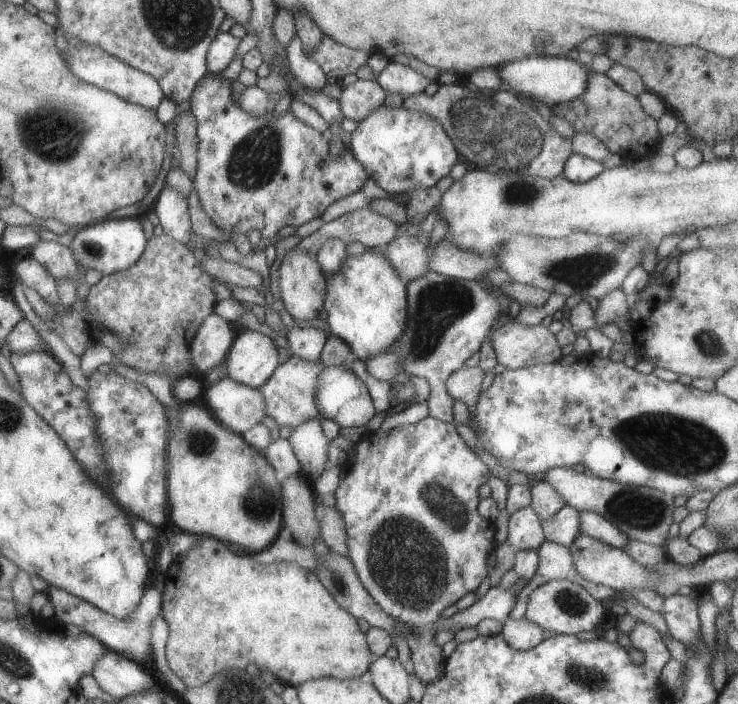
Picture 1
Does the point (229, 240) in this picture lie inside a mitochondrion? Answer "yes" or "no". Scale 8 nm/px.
no

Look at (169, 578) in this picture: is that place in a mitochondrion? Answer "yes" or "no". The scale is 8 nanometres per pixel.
no

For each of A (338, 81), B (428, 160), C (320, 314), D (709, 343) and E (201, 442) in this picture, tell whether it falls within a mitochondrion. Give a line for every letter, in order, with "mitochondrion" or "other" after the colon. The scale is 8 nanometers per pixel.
A: other
B: other
C: other
D: mitochondrion
E: mitochondrion

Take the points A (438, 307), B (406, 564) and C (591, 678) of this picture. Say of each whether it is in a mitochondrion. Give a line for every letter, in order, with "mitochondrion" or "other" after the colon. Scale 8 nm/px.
A: mitochondrion
B: mitochondrion
C: mitochondrion

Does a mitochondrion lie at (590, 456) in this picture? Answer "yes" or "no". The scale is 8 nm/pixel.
no

